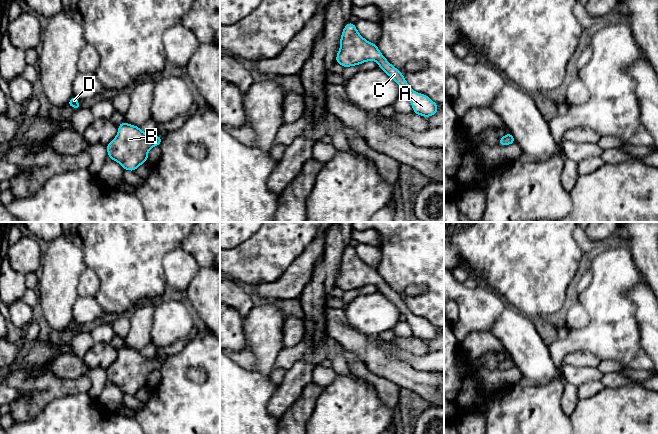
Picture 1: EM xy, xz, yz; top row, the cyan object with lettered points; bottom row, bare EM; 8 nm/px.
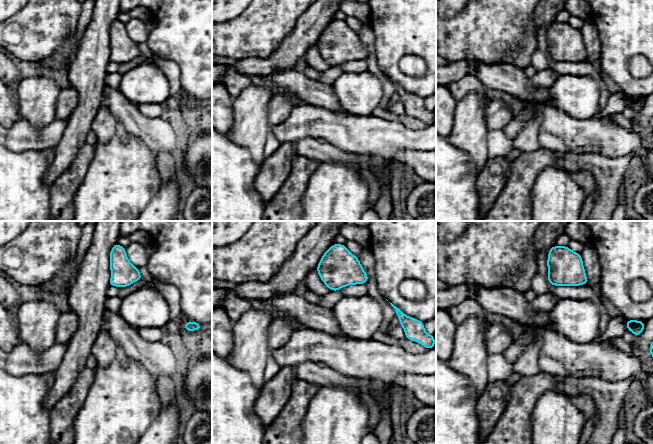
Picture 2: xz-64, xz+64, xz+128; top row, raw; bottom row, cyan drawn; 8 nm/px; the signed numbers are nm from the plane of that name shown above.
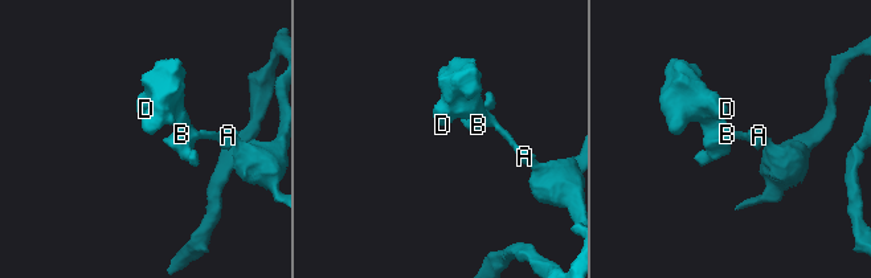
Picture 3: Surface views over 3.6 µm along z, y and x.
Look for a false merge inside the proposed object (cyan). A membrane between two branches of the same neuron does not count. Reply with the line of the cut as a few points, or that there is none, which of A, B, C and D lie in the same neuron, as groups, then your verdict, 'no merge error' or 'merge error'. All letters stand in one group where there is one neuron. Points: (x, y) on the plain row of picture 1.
no cut; A B C D; no merge error

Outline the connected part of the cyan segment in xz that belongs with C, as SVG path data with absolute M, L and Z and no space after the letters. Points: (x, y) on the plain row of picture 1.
M347 247L342 255L340 273L336 280L336 287L347 292L360 289L367 285L377 285L378 291L390 300L406 316L411 326L413 336L423 341L430 341L437 337L438 329L427 319L415 316L406 306L400 294L390 288L377 271L364 263L356 253L354 247Z

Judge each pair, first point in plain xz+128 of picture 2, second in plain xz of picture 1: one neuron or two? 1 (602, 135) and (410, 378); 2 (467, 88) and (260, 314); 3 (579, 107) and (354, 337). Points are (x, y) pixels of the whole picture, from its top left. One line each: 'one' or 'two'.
1: two
2: two
3: two

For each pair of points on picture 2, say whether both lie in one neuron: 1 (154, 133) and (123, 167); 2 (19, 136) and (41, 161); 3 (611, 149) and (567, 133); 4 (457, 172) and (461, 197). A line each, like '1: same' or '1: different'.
1: different
2: different
3: same
4: same

